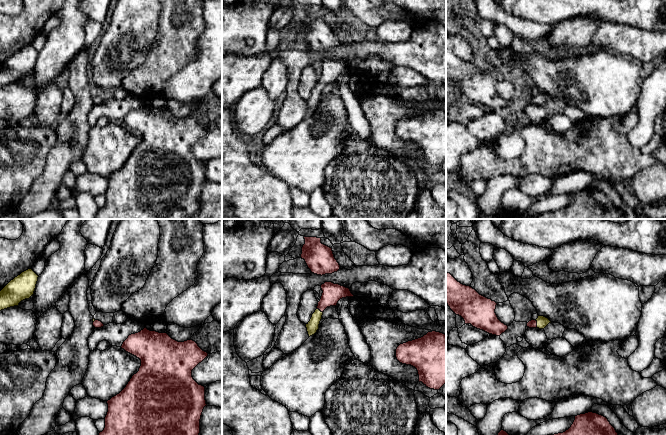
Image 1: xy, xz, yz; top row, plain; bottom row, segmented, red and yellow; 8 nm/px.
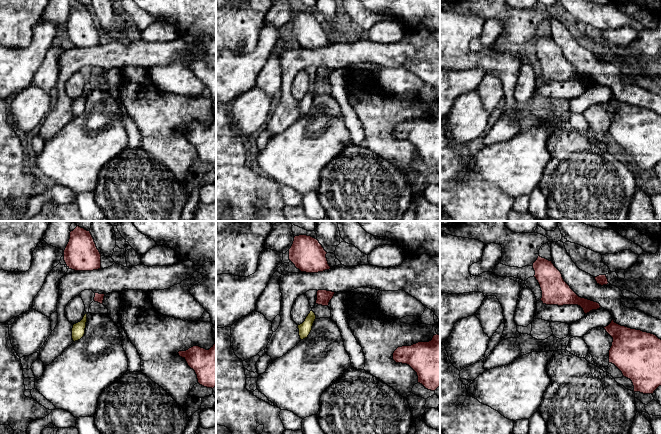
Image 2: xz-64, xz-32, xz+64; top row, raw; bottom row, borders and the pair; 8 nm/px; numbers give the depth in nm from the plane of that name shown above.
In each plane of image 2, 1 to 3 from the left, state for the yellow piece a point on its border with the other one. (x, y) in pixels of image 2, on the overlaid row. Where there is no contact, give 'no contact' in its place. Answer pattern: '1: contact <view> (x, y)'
1: no contact
2: no contact
3: no contact

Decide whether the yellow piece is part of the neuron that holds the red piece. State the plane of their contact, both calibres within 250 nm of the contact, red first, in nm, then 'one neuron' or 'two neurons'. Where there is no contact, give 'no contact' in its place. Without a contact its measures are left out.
yz | 60/90 nm | one neuron

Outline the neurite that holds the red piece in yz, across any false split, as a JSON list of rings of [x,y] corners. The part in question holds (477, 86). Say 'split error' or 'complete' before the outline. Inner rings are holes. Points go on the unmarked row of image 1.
complete | [[[447,48],[446,79],[456,91],[464,95],[465,100],[471,100],[496,112],[500,112],[508,105],[495,89],[495,77],[480,71],[472,63],[461,60]]]

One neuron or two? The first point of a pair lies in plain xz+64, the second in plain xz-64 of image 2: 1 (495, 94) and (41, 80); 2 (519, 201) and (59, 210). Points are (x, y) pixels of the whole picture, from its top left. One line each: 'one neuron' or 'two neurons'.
1: one neuron
2: two neurons

